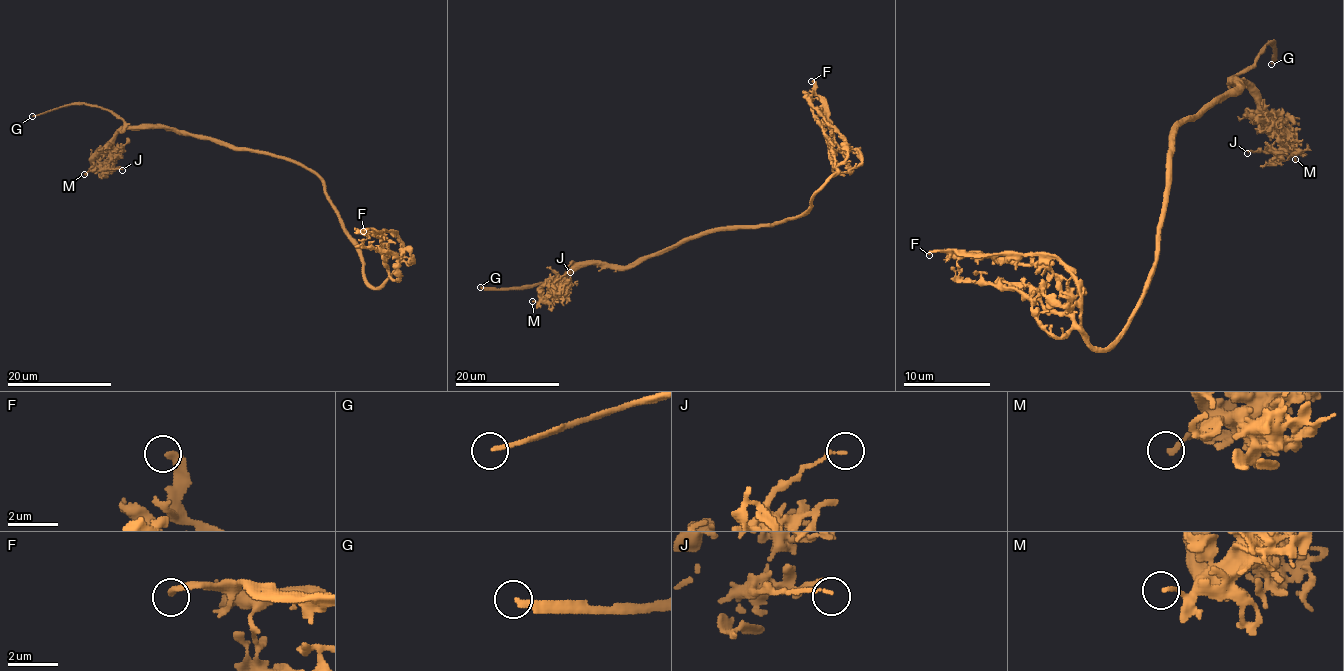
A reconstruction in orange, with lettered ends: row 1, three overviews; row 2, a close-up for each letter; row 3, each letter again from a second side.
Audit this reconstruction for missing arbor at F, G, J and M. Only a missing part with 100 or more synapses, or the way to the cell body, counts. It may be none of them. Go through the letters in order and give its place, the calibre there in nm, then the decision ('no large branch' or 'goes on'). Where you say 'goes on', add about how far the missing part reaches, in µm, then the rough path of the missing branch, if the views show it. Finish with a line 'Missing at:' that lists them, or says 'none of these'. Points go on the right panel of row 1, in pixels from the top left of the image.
F: place (929, 255); calibre 280 nm; no large branch
G: place (1271, 64); calibre 220 nm; goes on; missing 20 µm; course (1271, 64), (1278, 68), (1302, 46), (1310, 49), (1328, 38), (1341, 40)
J: place (1247, 153); calibre 110 nm; no large branch
M: place (1295, 159); calibre 170 nm; no large branch
Missing at: G

